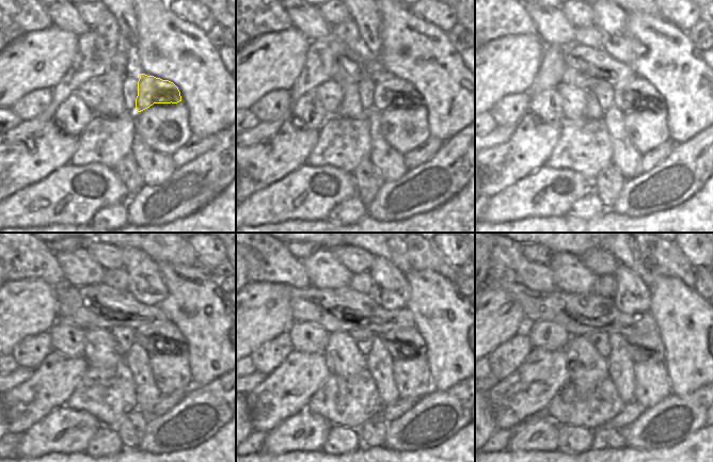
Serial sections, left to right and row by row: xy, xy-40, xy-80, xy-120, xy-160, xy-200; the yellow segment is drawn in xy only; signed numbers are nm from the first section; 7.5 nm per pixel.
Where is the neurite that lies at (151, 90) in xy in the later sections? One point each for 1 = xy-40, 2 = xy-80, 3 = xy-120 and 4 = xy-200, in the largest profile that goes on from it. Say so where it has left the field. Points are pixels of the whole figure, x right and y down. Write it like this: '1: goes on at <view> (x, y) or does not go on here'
1: goes on at xy-40 (389, 92)
2: goes on at xy-80 (637, 94)
3: goes on at xy-120 (159, 337)
4: goes on at xy-200 (642, 348)

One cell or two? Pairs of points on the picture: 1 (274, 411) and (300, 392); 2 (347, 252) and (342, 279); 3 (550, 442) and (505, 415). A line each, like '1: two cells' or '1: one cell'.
1: one cell
2: two cells
3: two cells

